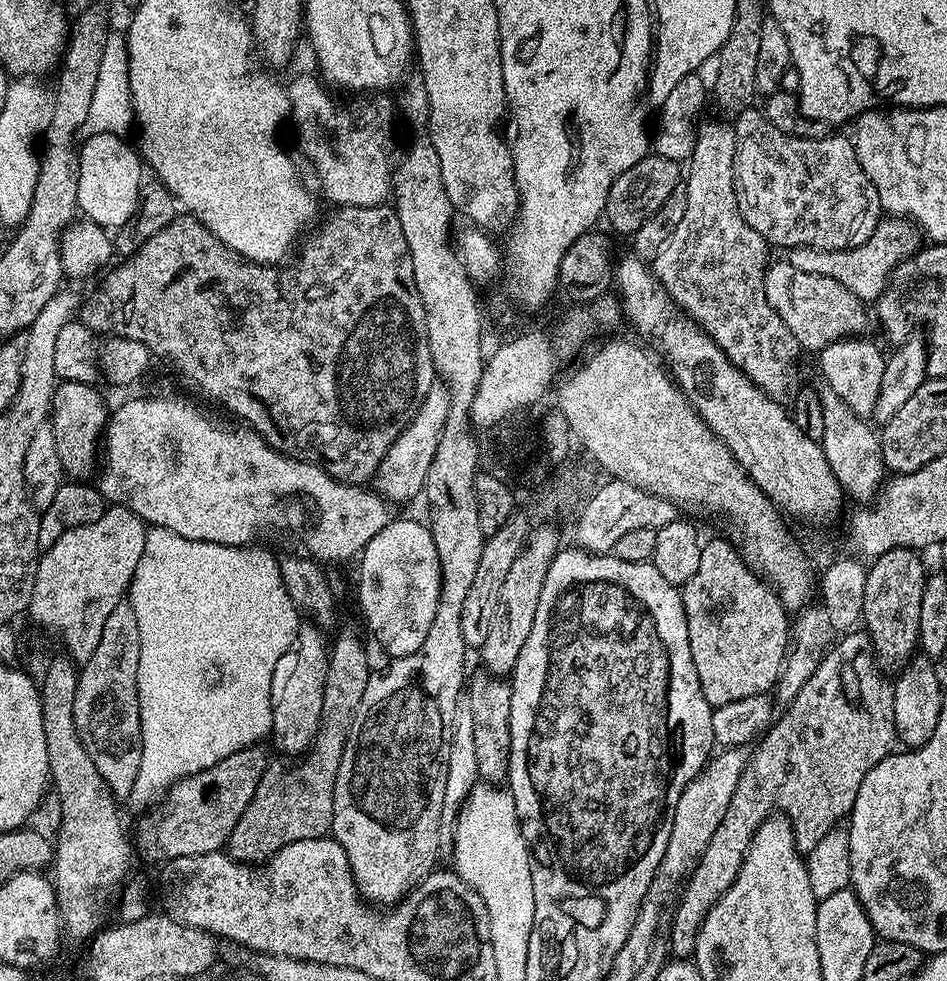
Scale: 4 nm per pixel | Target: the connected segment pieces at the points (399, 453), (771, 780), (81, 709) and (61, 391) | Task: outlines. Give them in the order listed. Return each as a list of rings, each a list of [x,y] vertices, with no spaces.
[[[437,382],[433,384],[430,394],[426,394],[420,413],[404,427],[402,434],[398,434],[398,438],[378,466],[374,488],[385,500],[396,505],[403,500],[412,500],[416,495],[419,497],[423,493],[424,483],[430,474],[430,462],[434,462],[434,454],[438,450],[438,442],[442,438],[444,423],[449,414],[448,386],[443,382]]]
[[[856,631],[841,635],[825,651],[818,670],[810,674],[806,686],[798,690],[793,700],[787,701],[785,708],[788,709],[781,716],[779,713],[775,723],[759,737],[760,745],[751,749],[744,772],[738,778],[738,786],[734,786],[734,798],[730,798],[730,806],[726,806],[726,814],[718,830],[714,830],[704,853],[695,861],[683,885],[684,907],[678,914],[678,934],[672,938],[672,948],[670,944],[673,957],[688,958],[695,953],[696,935],[706,914],[714,906],[714,902],[718,902],[720,895],[736,881],[744,855],[748,853],[750,842],[762,821],[775,812],[787,816],[792,821],[792,830],[796,834],[797,850],[801,854],[812,852],[814,846],[818,846],[818,842],[826,838],[831,828],[851,817],[854,798],[858,798],[858,786],[862,786],[862,778],[866,778],[866,774],[874,766],[878,766],[882,758],[891,756],[897,747],[893,681],[885,675],[880,663],[876,661],[876,651],[867,631]]]
[[[121,602],[110,610],[102,625],[102,642],[98,642],[94,654],[79,669],[78,694],[74,694],[74,726],[84,749],[95,759],[96,769],[112,789],[113,797],[121,798],[136,788],[136,775],[140,769],[140,707],[136,694],[136,671],[138,670],[138,618],[134,618],[131,603]]]
[[[66,380],[57,383],[56,393],[52,396],[50,423],[58,446],[58,458],[62,458],[65,473],[76,482],[87,481],[88,475],[97,471],[104,429],[108,427],[110,408],[104,405],[98,389],[90,384]]]

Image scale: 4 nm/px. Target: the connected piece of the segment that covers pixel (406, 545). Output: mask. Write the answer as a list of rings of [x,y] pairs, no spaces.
[[[389,519],[387,526],[378,530],[358,557],[360,563],[360,612],[368,623],[374,639],[380,643],[388,658],[414,654],[434,622],[434,614],[440,605],[440,562],[438,550],[434,550],[432,530],[427,523],[416,520]]]

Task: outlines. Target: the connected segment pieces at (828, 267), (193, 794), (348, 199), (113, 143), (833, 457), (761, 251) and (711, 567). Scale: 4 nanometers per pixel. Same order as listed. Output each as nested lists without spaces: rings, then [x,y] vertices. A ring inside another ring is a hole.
[[[884,218],[874,234],[870,234],[870,238],[862,242],[862,246],[846,250],[789,248],[786,260],[794,266],[794,270],[802,270],[805,274],[822,274],[822,278],[834,278],[834,282],[842,282],[842,286],[846,286],[846,290],[850,290],[859,300],[874,302],[884,293],[892,271],[903,260],[919,252],[921,247],[922,233],[915,224],[904,218]]]
[[[249,746],[222,758],[214,766],[201,772],[193,772],[190,776],[183,776],[167,789],[164,801],[157,812],[152,812],[140,824],[140,844],[144,852],[152,860],[163,862],[190,854],[210,854],[219,852],[228,843],[228,835],[238,818],[246,810],[250,798],[254,798],[254,790],[258,790],[258,782],[268,768],[270,757],[260,749],[260,746]]]
[[[300,76],[293,84],[287,85],[288,106],[291,123],[296,123],[300,148],[312,163],[325,198],[336,204],[332,206],[340,208],[385,203],[393,191],[394,160],[388,157],[392,112],[394,116],[393,97],[391,100],[388,94],[364,94],[352,98],[349,104],[336,104],[335,98],[327,92],[329,89],[313,76]]]
[[[94,134],[79,145],[80,165],[78,166],[78,198],[76,207],[81,213],[85,212],[87,219],[105,230],[121,228],[127,220],[140,208],[140,168],[142,157],[135,147],[127,144],[124,136],[114,134]]]
[[[827,386],[821,387],[821,392],[818,392],[818,403],[822,418],[820,447],[826,454],[826,462],[830,462],[830,470],[834,470],[834,478],[838,478],[841,488],[856,502],[875,501],[886,480],[877,429],[867,419],[856,416],[854,410],[850,410],[850,406],[846,406],[846,402],[842,402],[842,398],[838,398],[838,394]]]
[[[715,119],[708,120],[705,124],[703,121],[696,129],[694,154],[686,164],[686,183],[683,185],[686,190],[686,210],[682,213],[682,222],[678,222],[678,230],[674,230],[674,234],[670,234],[670,242],[666,242],[666,246],[662,246],[662,250],[658,253],[656,259],[651,261],[650,267],[656,274],[656,281],[668,291],[668,297],[676,303],[676,307],[704,329],[704,333],[723,350],[726,358],[730,358],[730,362],[734,362],[734,366],[738,366],[766,395],[774,400],[788,402],[795,397],[802,384],[795,368],[796,359],[802,355],[802,349],[799,342],[794,338],[794,334],[790,334],[786,322],[782,322],[782,318],[778,318],[778,314],[768,305],[764,297],[762,281],[770,263],[770,257],[768,257],[770,245],[767,240],[762,238],[762,234],[758,234],[758,230],[754,230],[749,226],[746,218],[742,218],[742,214],[738,210],[738,202],[736,201],[736,129],[731,123],[725,122],[723,119]]]
[[[721,538],[721,540],[705,539],[700,546],[698,570],[694,570],[693,576],[682,586],[682,595],[684,598],[684,609],[686,610],[686,630],[690,634],[690,654],[694,658],[694,670],[698,670],[698,682],[702,686],[702,694],[706,698],[706,702],[712,705],[713,708],[721,708],[726,706],[726,702],[738,702],[738,698],[750,698],[751,696],[771,693],[776,687],[777,680],[780,678],[780,671],[784,668],[784,658],[788,655],[790,647],[790,612],[789,609],[785,608],[779,596],[741,558],[735,544],[724,538]]]

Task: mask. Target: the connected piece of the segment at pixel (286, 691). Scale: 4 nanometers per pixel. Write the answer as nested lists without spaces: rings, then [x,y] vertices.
[[[311,622],[301,623],[294,642],[278,658],[272,675],[272,723],[270,740],[273,740],[288,758],[307,752],[320,725],[322,694],[326,686],[329,645],[324,644],[325,633]]]

